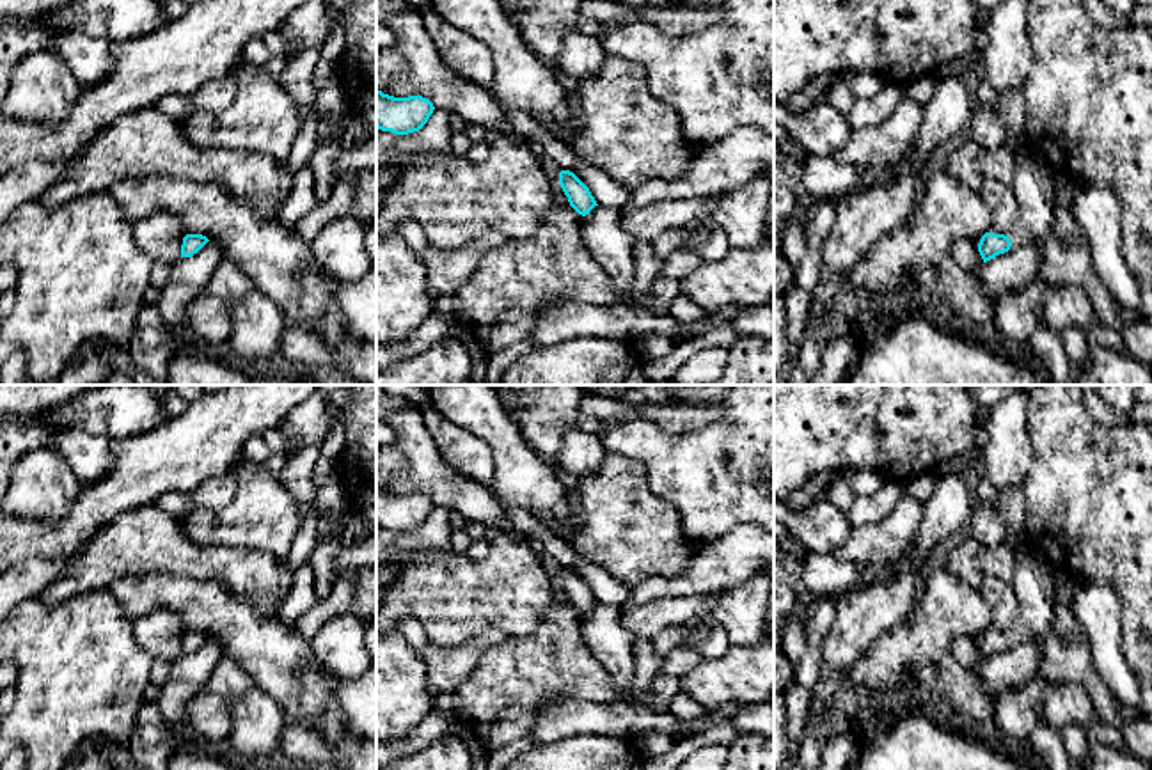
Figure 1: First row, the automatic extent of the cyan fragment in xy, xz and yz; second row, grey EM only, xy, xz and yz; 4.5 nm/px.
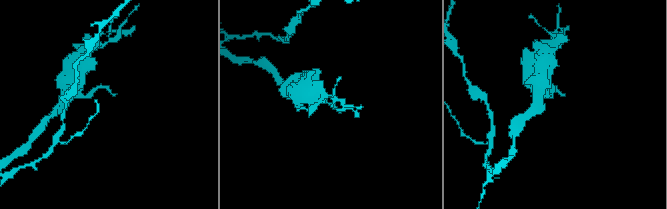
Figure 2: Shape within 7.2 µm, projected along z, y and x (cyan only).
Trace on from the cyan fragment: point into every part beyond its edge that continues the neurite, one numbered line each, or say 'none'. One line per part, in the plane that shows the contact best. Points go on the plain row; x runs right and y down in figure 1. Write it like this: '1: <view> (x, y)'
1: yz (1033, 582)

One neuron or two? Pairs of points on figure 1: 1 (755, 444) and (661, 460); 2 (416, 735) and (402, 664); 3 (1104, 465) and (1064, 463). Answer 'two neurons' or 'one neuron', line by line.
1: one neuron
2: two neurons
3: one neuron

